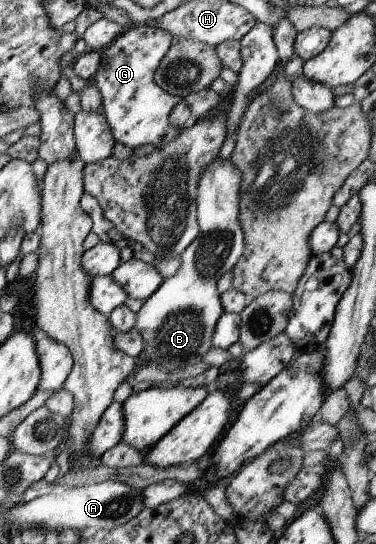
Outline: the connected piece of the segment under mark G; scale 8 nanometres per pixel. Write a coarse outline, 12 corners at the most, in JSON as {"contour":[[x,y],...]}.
{"contour":[[138,24],[99,51],[90,83],[115,142],[160,146],[222,108],[210,88],[180,98],[152,80],[169,33]]}

